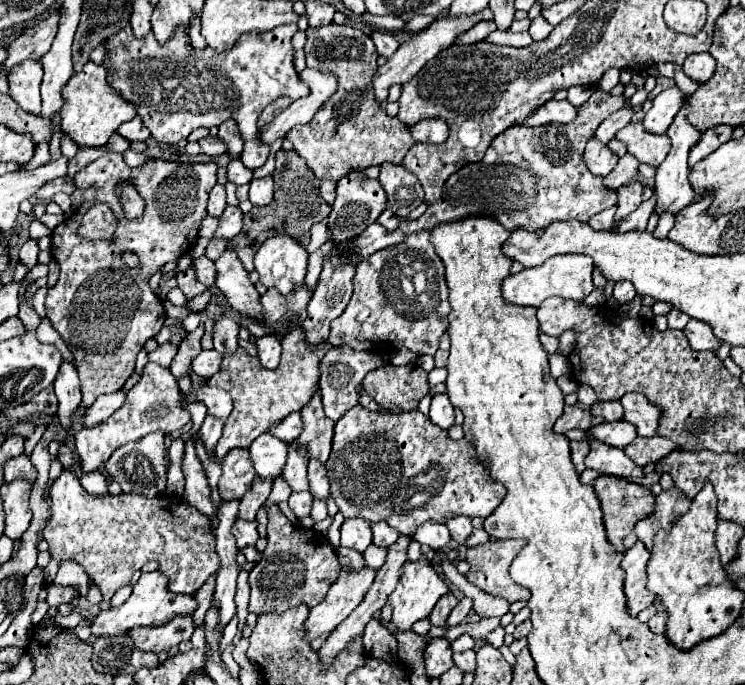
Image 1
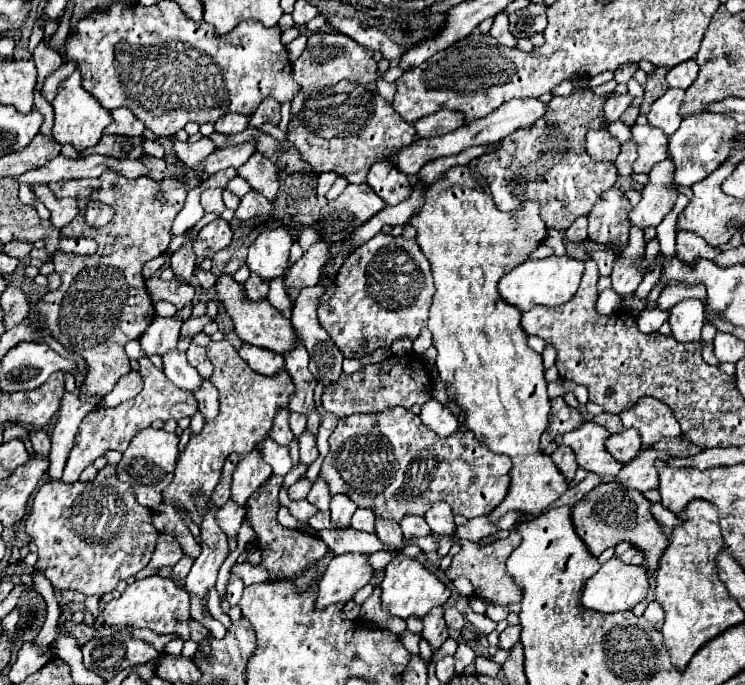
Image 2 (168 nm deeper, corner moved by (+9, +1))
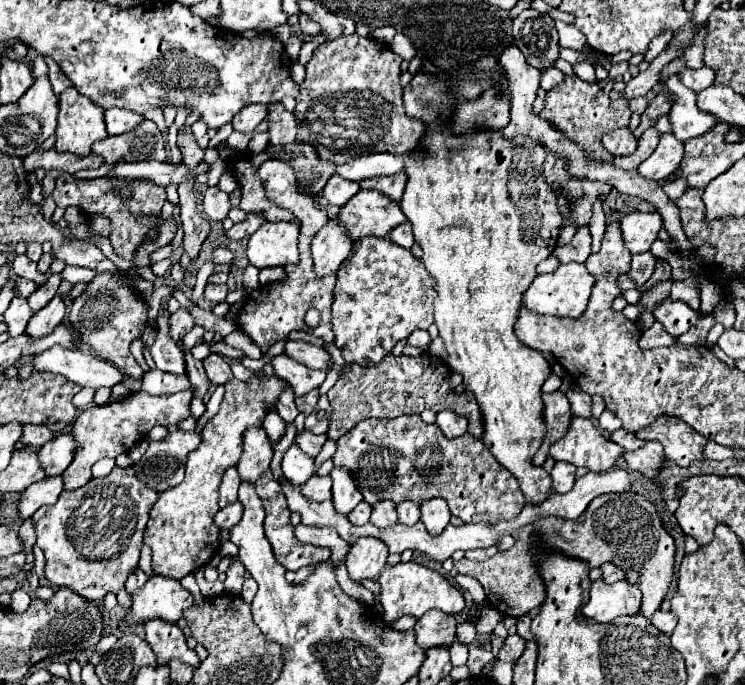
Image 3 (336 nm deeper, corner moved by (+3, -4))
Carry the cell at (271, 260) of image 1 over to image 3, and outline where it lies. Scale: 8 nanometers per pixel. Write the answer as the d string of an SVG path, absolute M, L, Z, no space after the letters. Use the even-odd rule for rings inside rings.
M294 221L264 223L250 239L246 247L248 261L258 269L298 263L298 225Z

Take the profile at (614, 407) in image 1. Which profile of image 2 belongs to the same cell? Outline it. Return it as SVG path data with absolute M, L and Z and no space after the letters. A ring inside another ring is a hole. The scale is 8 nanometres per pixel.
M602 412L602 414L598 414L598 416L594 416L592 418L596 424L602 424L602 426L606 426L606 430L608 432L620 432L622 430L622 422L620 422L620 416L618 414L610 414L610 412Z

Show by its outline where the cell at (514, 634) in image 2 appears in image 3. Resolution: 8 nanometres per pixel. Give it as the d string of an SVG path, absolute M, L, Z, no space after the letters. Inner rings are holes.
M516 633L516 635L510 635L510 637L506 637L506 641L504 641L504 645L502 645L500 653L498 653L498 659L500 659L500 661L510 661L510 663L514 663L514 661L518 661L518 657L522 655L524 647L526 647L526 641L524 641L518 633Z

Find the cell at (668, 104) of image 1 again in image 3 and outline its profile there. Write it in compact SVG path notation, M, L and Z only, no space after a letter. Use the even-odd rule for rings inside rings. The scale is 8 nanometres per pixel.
M677 74L666 79L666 87L678 95L676 105L670 109L670 123L676 139L688 141L692 137L700 137L718 123L716 115L700 111L696 107L696 99L694 99L696 93L684 87Z

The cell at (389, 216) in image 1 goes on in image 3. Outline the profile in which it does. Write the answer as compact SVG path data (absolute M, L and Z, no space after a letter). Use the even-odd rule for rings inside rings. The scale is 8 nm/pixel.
M406 221L406 223L402 223L400 227L396 227L396 229L388 235L388 239L390 239L392 243L404 247L404 249L410 249L410 247L414 245L414 235L412 235L412 227L410 227L410 223Z

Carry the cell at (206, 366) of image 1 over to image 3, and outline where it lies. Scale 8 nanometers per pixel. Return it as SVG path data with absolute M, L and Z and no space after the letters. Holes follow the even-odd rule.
M208 355L204 359L204 367L206 367L206 375L212 383L216 385L224 385L226 381L232 379L232 371L230 365L224 361L222 355Z

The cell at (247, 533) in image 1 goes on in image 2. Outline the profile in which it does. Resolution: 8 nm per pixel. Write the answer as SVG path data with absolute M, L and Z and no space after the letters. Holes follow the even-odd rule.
M228 500L222 508L218 508L218 524L222 526L224 534L228 538L232 536L238 536L238 530L240 530L240 524L244 520L244 514L246 510L238 504L234 504L232 500Z

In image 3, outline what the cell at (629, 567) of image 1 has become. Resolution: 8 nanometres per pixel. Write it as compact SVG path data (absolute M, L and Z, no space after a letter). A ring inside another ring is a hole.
M598 579L592 583L590 599L582 607L582 615L586 619L594 619L596 623L608 623L620 615L636 615L640 599L640 589L632 587L626 579L612 585Z

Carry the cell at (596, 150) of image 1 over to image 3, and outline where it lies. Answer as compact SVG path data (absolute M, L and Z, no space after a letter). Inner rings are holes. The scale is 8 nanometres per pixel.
M628 127L602 135L602 143L612 155L632 155L638 147L638 141L634 139L634 135Z

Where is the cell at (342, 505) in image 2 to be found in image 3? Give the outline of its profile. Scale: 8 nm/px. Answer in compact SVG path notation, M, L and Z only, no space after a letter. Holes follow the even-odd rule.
M334 467L330 471L330 479L334 481L332 487L334 507L342 515L348 515L348 511L352 511L352 507L356 507L362 501L362 493L352 477L352 471L348 467Z

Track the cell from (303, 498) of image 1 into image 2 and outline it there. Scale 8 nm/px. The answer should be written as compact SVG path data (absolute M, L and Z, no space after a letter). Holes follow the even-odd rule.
M302 478L302 480L298 480L294 486L288 488L288 496L290 496L290 500L302 500L302 498L306 498L306 494L310 492L310 488L312 488L310 480Z

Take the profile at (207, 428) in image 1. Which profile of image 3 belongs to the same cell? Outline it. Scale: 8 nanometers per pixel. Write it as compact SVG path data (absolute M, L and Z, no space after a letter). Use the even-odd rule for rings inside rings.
M178 341L178 347L182 349L184 359L186 359L186 375L188 375L190 383L196 387L194 397L202 399L202 397L206 395L206 391L208 391L208 383L210 383L208 377L206 377L206 371L204 371L204 365L202 365L202 361L198 361L198 359L192 357L192 351L186 349L186 347L182 345L182 341Z

